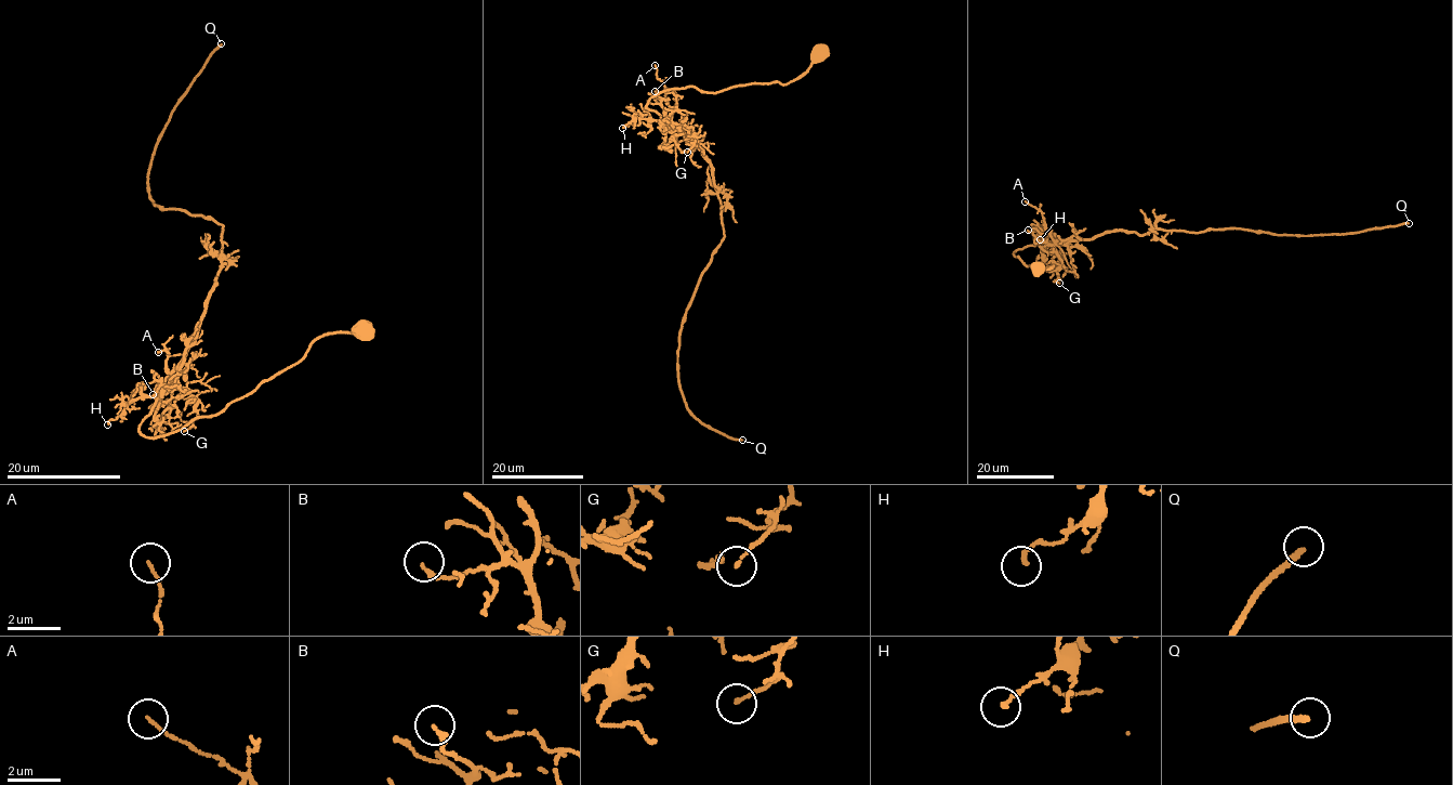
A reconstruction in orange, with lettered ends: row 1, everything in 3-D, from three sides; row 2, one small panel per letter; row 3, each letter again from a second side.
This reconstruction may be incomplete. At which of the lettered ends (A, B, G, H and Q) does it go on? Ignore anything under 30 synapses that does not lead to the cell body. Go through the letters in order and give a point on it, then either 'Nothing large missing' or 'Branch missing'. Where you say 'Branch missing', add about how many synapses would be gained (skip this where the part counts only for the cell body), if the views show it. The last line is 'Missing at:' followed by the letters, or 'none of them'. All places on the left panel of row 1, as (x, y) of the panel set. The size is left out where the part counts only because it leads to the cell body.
A: Place: (158, 352). Nothing large missing
B: Place: (153, 394). Nothing large missing
G: Place: (184, 431). Nothing large missing
H: Place: (107, 424). Nothing large missing
Q: Place: (221, 43). Branch missing. Roughly 80 synapses
Missing at: Q

